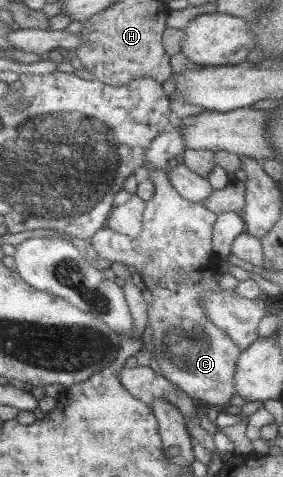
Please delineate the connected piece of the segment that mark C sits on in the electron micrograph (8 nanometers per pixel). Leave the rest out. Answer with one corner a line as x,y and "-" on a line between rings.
164,169
148,170
148,175
148,180
155,188
153,188
152,198
146,202
142,215
141,233
137,239
117,235
107,226
103,226
91,237
91,246
97,256
102,259
122,262
127,267
133,266
142,280
143,288
151,291
153,301
147,306
146,314
152,330
153,356
161,369
161,374
187,396
203,400
207,404
227,407
229,400
236,394
234,374
236,360
241,350
228,335
217,329
213,322
207,321
200,301
200,296
205,291
223,290
213,279
217,272
224,268
224,264
217,261
215,253
211,251
211,236
216,215
199,203
181,198
169,184
169,178

